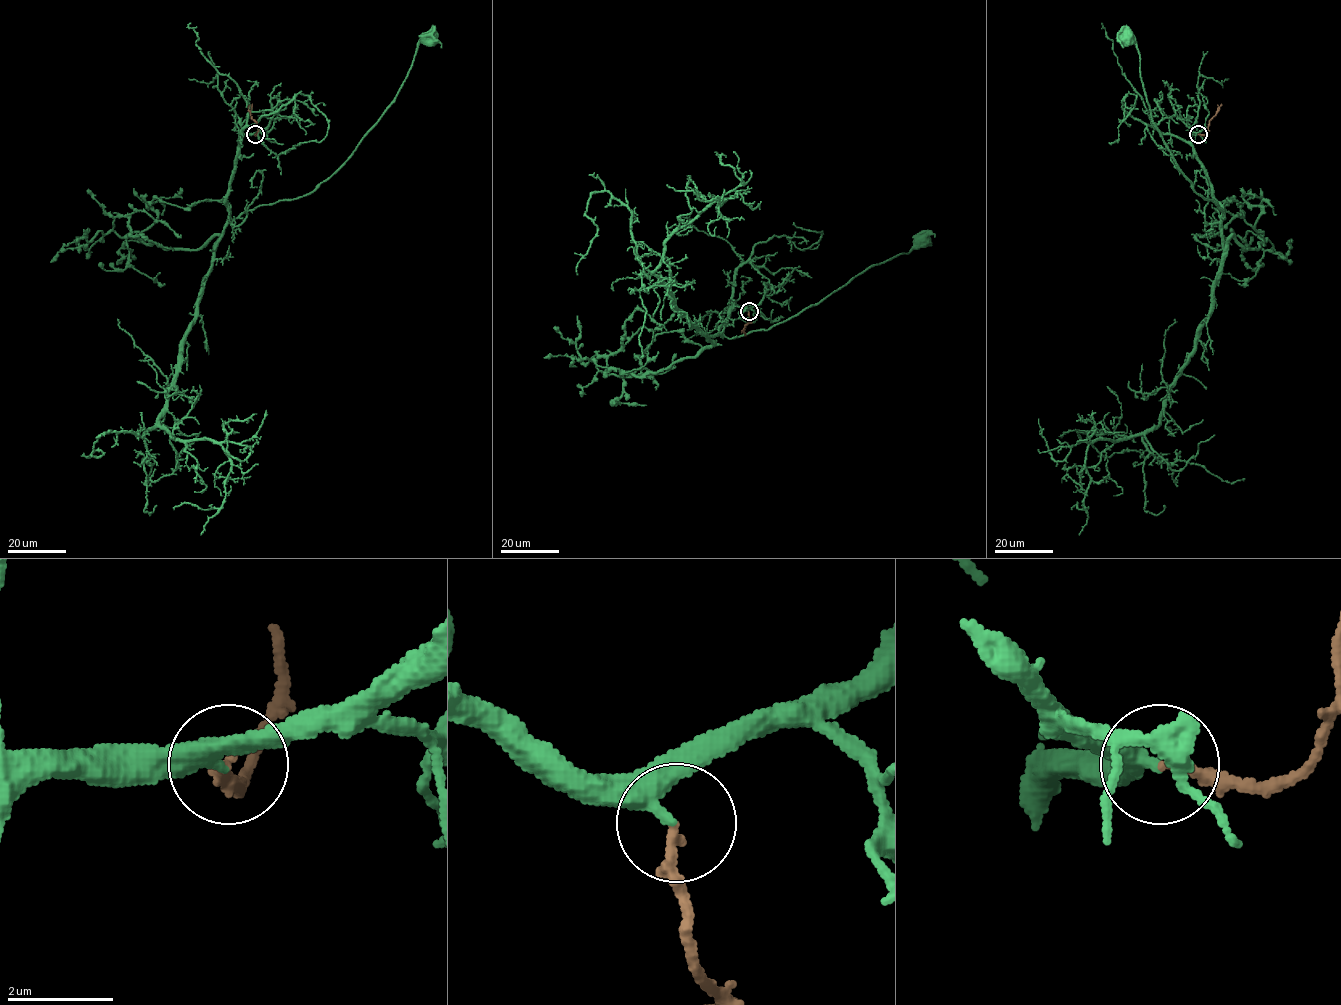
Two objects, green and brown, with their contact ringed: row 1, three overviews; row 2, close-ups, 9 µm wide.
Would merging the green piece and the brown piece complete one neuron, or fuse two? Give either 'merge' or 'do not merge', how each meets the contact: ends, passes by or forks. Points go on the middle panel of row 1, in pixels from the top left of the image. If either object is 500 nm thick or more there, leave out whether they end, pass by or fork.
merge; green passes by; brown ends

